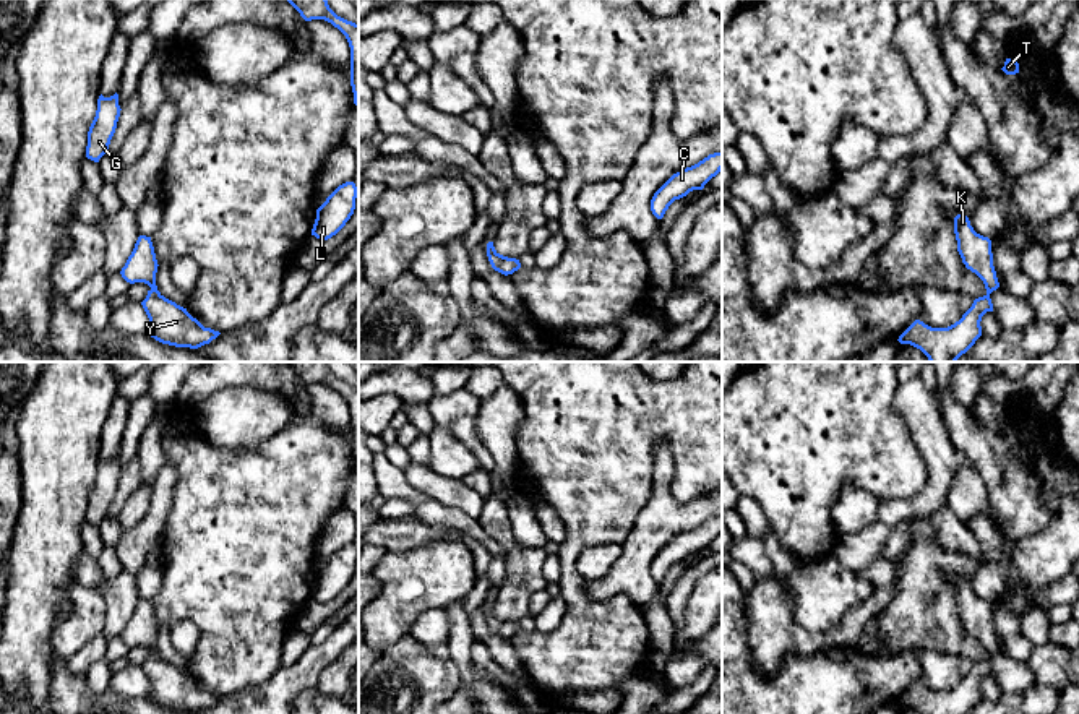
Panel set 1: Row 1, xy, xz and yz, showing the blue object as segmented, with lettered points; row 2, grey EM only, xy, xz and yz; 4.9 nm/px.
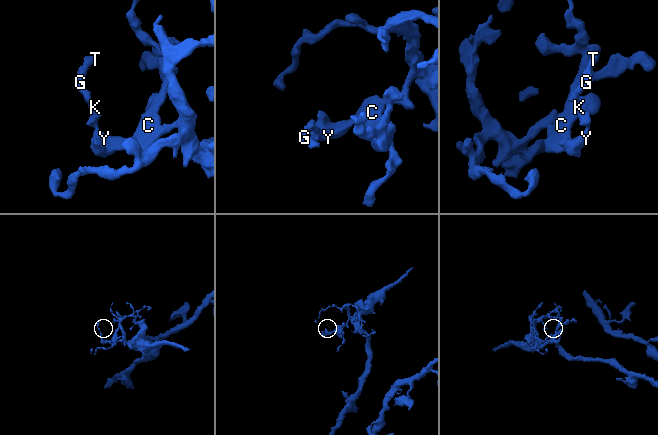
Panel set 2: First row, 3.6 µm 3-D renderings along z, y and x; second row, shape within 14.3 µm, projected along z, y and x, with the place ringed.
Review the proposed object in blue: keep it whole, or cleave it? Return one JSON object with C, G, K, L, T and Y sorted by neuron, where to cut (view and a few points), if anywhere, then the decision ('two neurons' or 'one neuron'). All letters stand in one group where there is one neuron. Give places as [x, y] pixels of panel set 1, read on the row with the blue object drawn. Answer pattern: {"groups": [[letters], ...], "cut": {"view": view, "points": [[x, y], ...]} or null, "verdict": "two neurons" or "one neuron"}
{"groups": [["C", "G", "K", "L", "T", "Y"]], "cut": null, "verdict": "one neuron"}

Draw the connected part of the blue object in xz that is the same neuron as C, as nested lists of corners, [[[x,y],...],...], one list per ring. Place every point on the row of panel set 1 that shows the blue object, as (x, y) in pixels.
[[[714,153],[673,174],[652,196],[651,211],[662,219],[668,206],[693,190],[703,190],[704,185],[722,170],[722,153]]]

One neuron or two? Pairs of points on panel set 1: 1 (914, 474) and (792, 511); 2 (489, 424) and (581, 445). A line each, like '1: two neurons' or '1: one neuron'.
1: one neuron
2: two neurons

